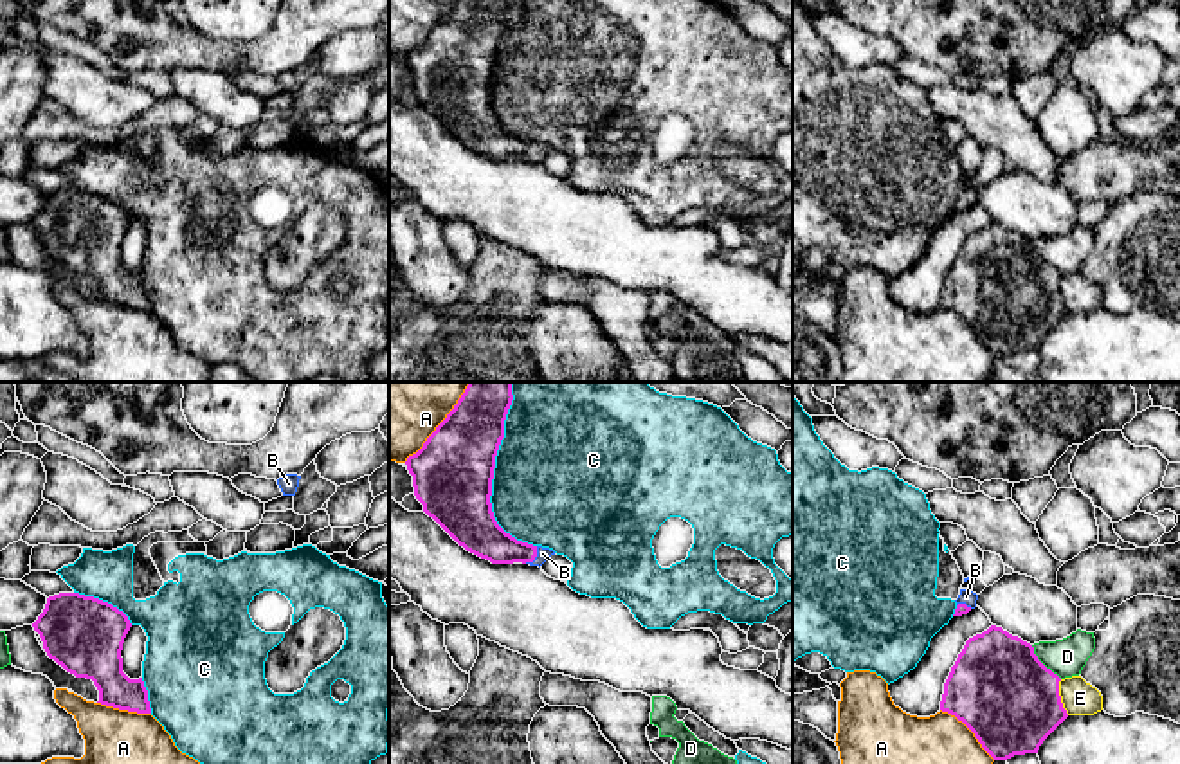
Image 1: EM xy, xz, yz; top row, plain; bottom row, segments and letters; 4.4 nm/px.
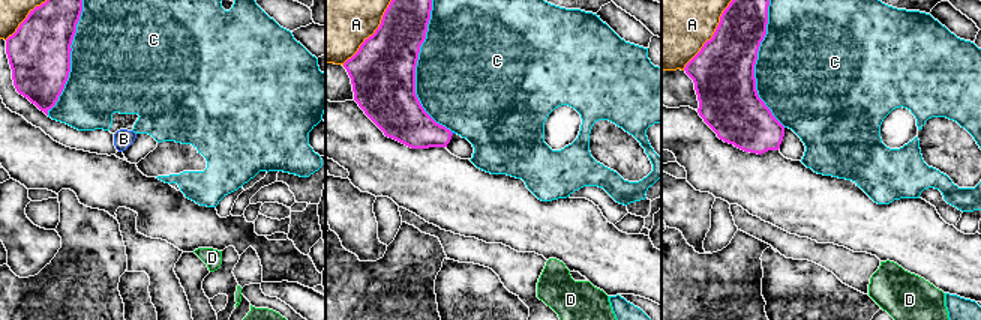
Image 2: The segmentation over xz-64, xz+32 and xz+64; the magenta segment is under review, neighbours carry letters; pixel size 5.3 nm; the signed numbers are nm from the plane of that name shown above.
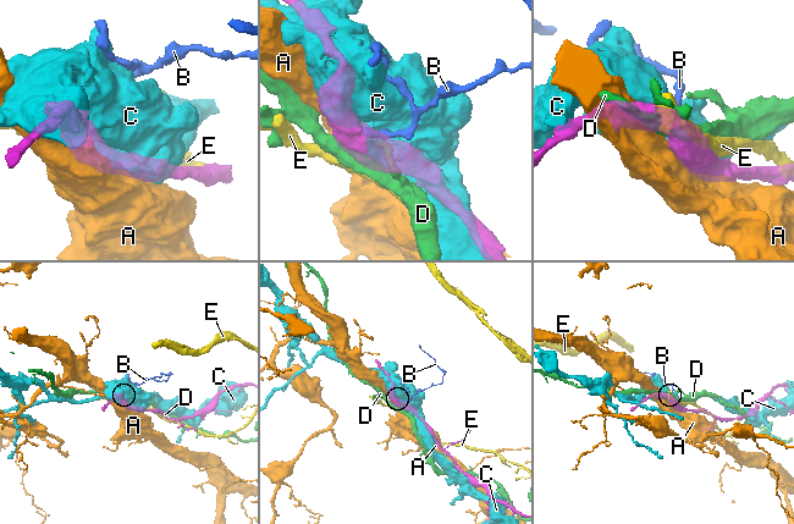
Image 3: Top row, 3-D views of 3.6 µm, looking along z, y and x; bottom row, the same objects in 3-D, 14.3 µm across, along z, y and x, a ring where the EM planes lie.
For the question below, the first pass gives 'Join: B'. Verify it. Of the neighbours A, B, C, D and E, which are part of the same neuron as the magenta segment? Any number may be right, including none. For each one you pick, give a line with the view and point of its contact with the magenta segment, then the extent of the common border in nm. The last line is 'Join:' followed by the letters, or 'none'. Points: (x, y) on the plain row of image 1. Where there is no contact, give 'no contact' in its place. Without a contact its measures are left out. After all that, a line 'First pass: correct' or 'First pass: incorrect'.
B: meets magenta in xz at (535, 152); contact 100 nm long
Join: B
First pass: correct

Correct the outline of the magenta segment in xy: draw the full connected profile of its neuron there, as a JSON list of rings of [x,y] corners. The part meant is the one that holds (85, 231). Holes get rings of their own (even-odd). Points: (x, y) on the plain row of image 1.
[[[59,189],[47,195],[43,209],[32,220],[50,256],[76,274],[92,276],[101,301],[119,306],[151,310],[142,274],[130,276],[123,268],[123,240],[132,223],[128,213],[108,198],[79,189]]]

